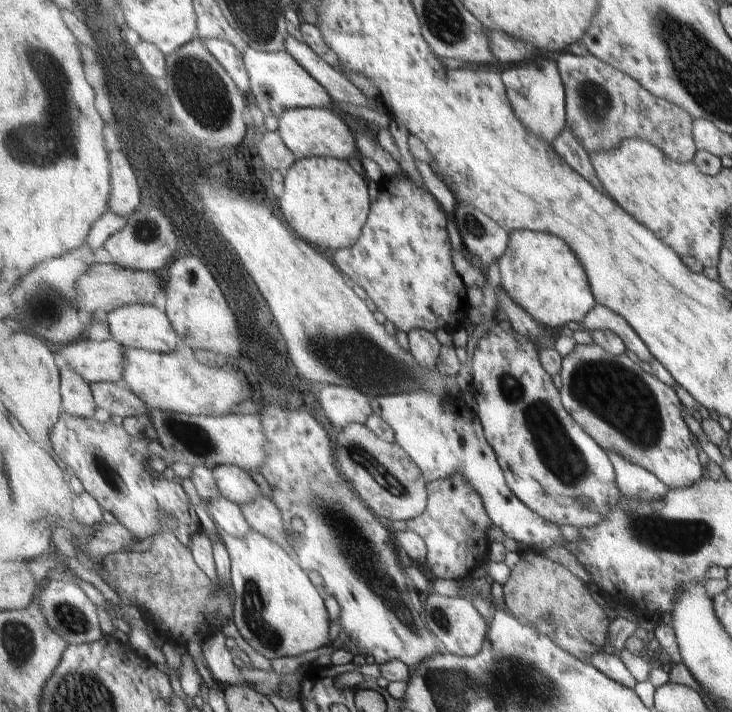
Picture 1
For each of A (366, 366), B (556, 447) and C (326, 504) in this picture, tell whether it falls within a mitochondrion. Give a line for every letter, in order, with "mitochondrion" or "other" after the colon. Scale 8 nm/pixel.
A: mitochondrion
B: mitochondrion
C: mitochondrion

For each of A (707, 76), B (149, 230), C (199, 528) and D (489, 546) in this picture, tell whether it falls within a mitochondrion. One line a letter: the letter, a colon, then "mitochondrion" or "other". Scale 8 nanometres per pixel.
A: mitochondrion
B: mitochondrion
C: other
D: other

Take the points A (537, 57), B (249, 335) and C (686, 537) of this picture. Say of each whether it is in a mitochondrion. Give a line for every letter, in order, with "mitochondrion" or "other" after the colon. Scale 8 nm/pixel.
A: other
B: other
C: mitochondrion

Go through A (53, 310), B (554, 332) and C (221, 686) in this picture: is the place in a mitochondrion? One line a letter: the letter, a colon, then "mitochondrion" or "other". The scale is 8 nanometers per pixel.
A: mitochondrion
B: other
C: other

